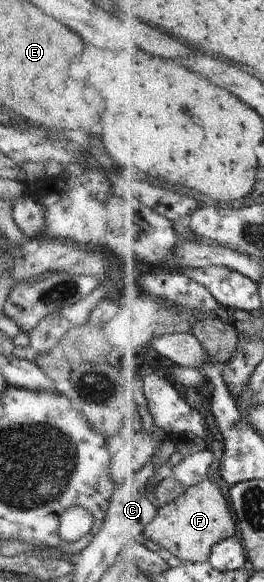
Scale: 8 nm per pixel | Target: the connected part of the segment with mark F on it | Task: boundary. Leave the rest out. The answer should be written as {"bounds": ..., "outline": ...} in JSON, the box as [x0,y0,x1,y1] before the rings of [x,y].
{"bounds":[145,479,237,563],"outline":[[[207,479],[188,487],[188,491],[176,501],[160,507],[157,518],[149,524],[145,533],[163,546],[168,554],[178,556],[185,563],[206,563],[211,561],[216,544],[237,534],[237,522],[221,486]]]}

